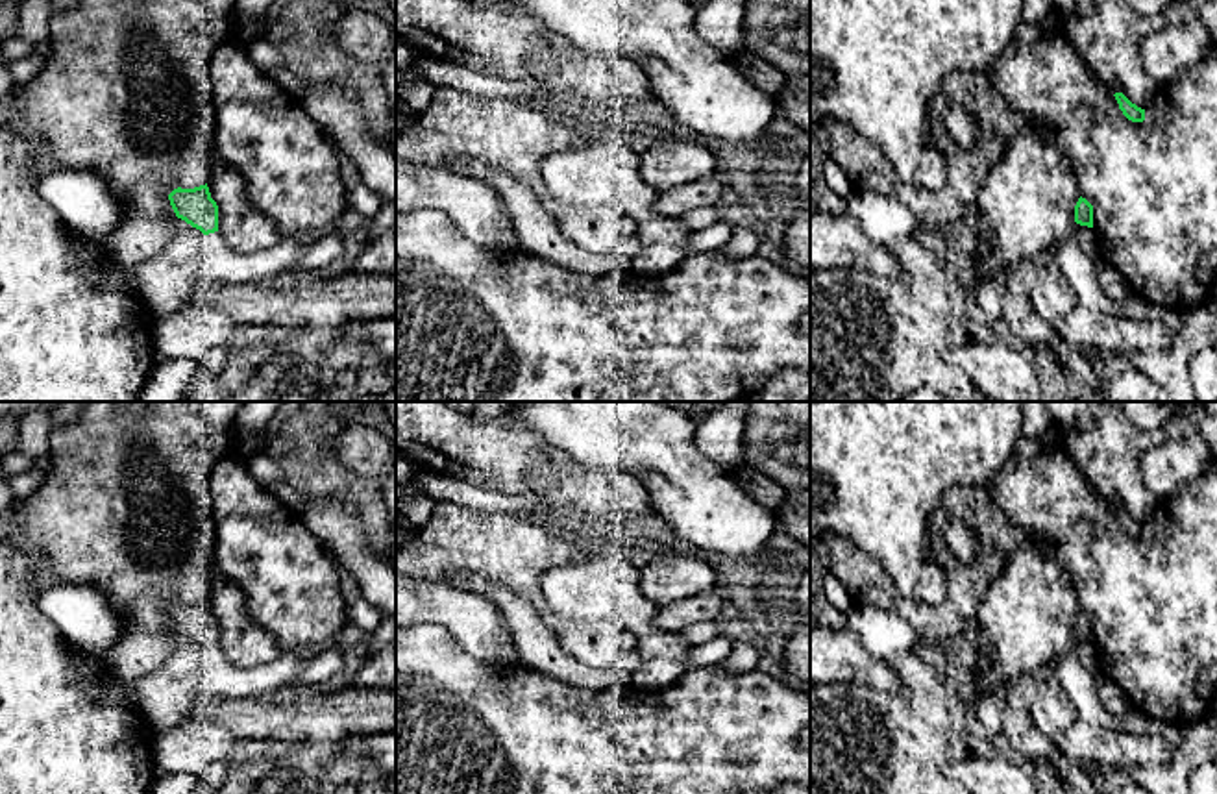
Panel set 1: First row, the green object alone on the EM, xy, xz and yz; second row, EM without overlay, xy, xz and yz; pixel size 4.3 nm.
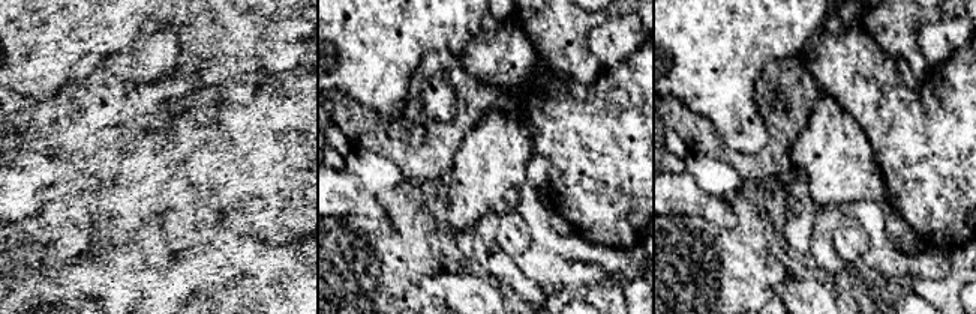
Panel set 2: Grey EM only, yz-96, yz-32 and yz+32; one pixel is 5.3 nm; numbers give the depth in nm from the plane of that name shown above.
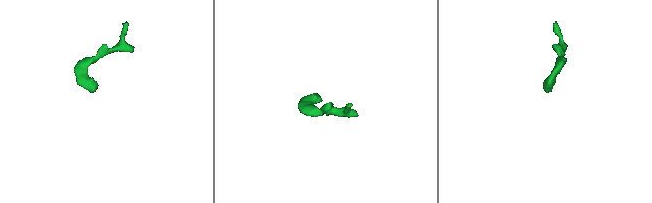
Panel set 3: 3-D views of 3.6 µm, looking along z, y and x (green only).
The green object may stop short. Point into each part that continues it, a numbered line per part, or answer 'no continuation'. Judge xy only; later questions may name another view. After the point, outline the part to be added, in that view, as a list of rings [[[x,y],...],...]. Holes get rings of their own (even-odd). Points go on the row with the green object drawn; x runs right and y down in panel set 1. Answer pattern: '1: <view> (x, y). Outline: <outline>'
1: xy (221, 267). Outline: [[[218,231],[203,235],[200,278],[215,287],[264,285],[274,276],[292,270],[303,252],[314,242],[307,233],[279,241],[270,250],[242,255],[227,248]]]

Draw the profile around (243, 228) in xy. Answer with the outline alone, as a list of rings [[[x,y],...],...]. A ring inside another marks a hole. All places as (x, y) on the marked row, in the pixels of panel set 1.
[[[213,157],[207,187],[218,205],[218,235],[227,248],[253,255],[281,241],[277,226],[252,204],[239,170]]]

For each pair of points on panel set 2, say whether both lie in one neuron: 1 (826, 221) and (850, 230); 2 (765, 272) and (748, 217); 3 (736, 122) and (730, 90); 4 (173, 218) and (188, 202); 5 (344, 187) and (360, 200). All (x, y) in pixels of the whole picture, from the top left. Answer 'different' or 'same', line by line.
1: different
2: same
3: same
4: different
5: same

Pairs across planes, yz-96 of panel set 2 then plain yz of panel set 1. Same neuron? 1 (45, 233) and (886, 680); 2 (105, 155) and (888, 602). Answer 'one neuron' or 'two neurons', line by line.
1: two neurons
2: one neuron

